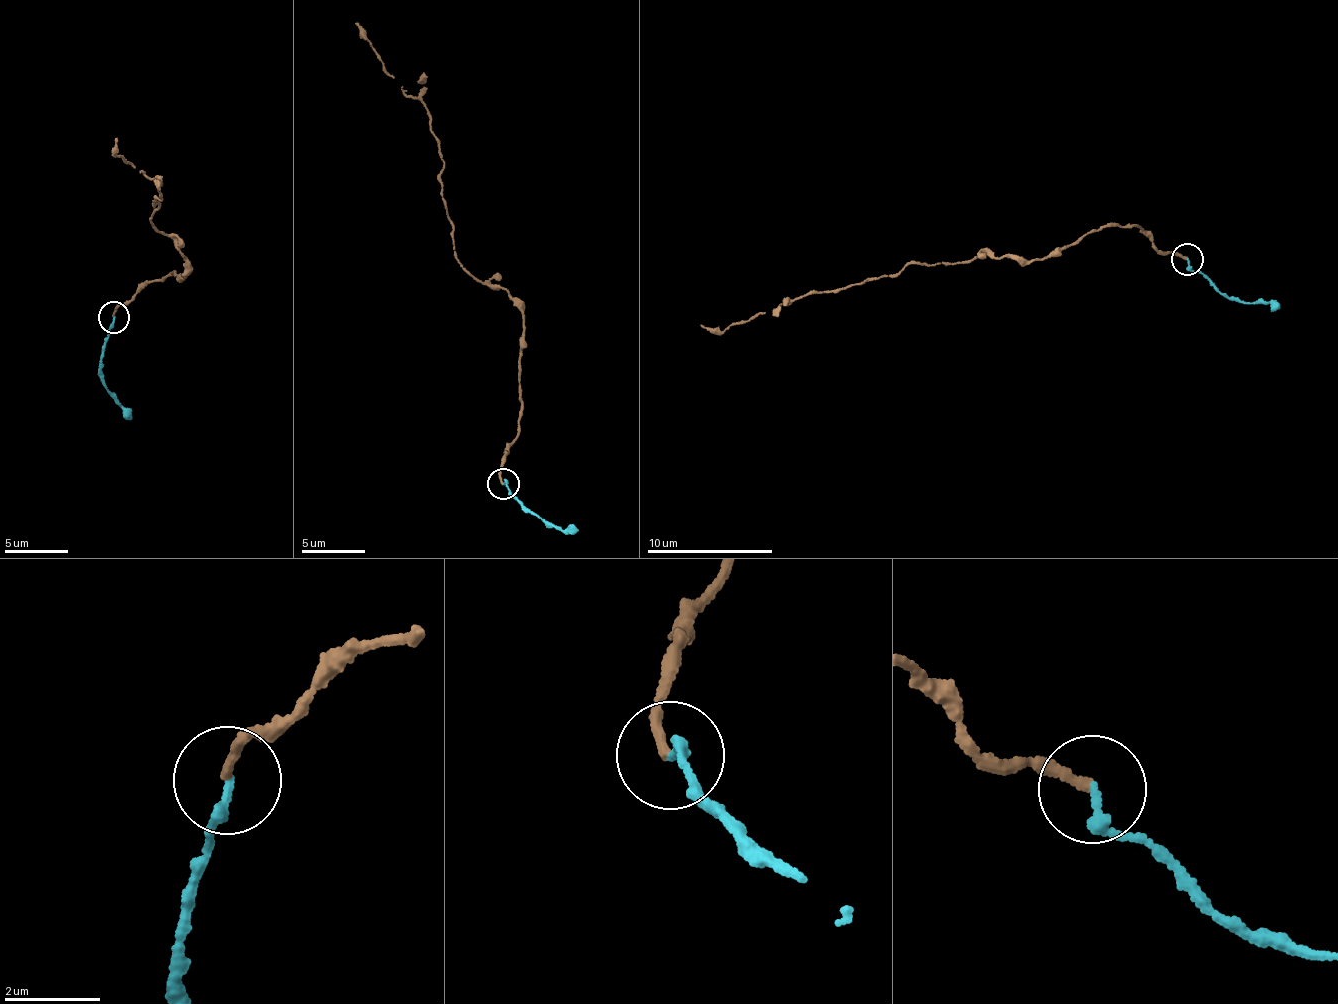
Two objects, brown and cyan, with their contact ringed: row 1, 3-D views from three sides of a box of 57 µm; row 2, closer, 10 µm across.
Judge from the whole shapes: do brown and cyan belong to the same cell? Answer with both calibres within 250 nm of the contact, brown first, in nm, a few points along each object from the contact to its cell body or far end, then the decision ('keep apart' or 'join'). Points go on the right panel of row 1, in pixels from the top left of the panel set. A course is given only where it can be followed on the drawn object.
180/200 nm | brown via (1186, 260), (1157, 251), (1135, 225), (1109, 222), (1045, 257), (914, 260), (729, 329), (700, 324) | cyan via (1186, 260), (1225, 294), (1277, 308) | join

